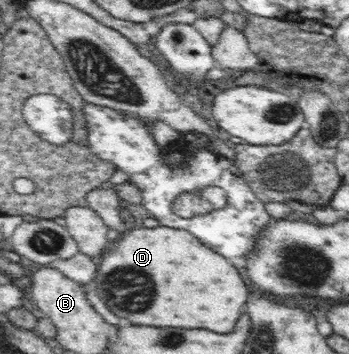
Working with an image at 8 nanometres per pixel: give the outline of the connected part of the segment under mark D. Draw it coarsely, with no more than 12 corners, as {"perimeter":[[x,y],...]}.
{"perimeter":[[186,230],[102,255],[104,303],[136,325],[228,333],[248,289]]}

